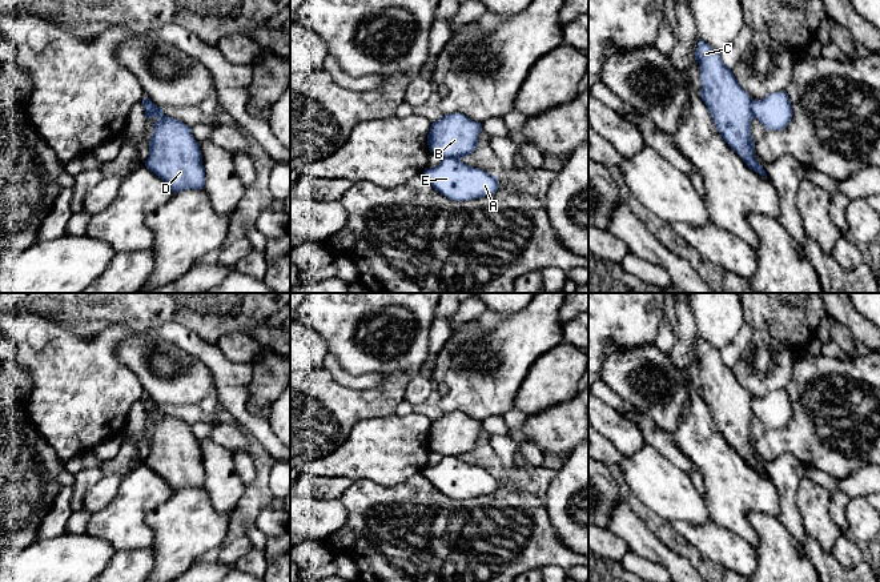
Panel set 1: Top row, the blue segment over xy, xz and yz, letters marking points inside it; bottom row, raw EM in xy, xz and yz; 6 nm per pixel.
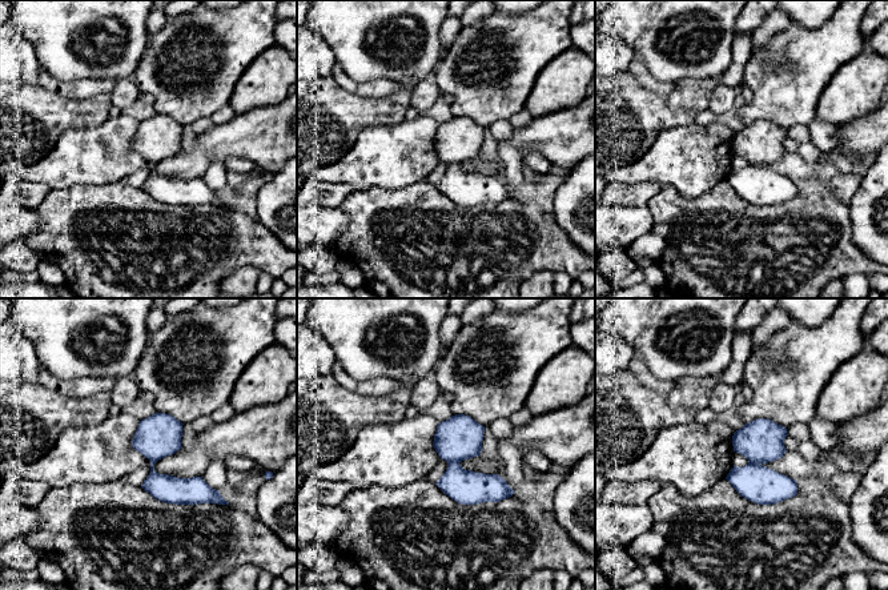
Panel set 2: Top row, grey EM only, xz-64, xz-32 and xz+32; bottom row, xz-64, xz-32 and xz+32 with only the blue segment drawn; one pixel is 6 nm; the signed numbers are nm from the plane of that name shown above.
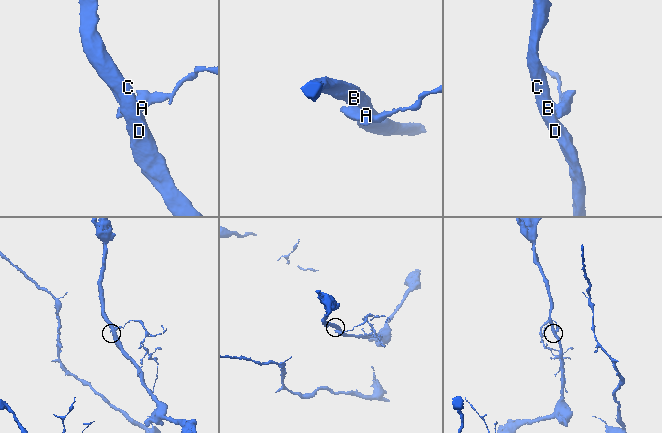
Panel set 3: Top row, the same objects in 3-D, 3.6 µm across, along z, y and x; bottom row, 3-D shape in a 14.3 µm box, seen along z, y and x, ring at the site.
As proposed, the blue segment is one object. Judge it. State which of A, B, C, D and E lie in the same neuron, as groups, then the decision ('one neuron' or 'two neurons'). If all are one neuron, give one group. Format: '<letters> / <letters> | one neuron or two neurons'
A E / B C D | two neurons

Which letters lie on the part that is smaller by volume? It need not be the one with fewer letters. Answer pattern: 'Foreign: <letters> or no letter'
Foreign: A, E

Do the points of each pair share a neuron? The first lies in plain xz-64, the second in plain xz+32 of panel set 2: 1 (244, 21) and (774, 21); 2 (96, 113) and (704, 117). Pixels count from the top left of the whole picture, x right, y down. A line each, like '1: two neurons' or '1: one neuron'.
1: two neurons
2: two neurons

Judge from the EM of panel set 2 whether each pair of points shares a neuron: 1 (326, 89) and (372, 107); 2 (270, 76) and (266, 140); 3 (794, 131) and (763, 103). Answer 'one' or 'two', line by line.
1: one
2: two
3: two

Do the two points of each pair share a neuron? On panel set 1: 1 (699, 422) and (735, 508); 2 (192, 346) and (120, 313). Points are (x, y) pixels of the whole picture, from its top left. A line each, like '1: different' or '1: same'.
1: same
2: different

